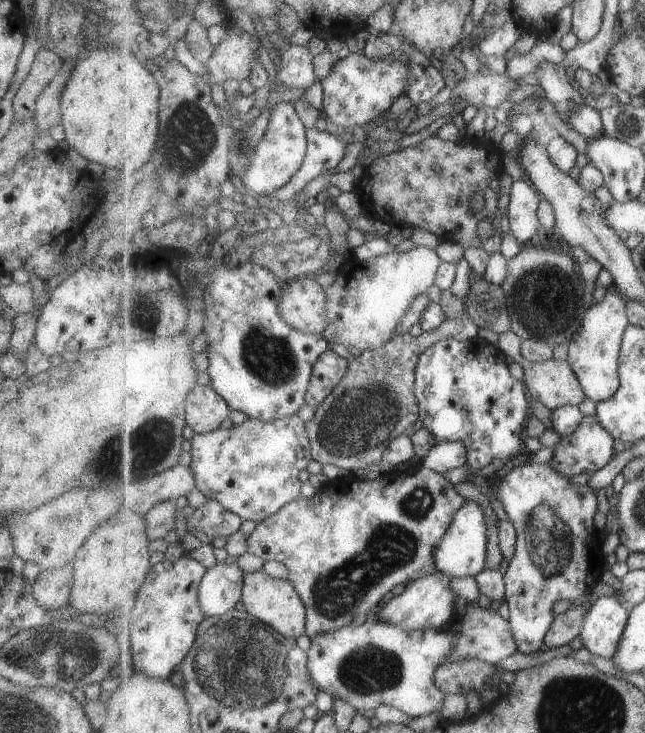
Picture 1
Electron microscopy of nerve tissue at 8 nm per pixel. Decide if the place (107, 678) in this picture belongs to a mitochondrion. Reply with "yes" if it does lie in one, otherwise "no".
no

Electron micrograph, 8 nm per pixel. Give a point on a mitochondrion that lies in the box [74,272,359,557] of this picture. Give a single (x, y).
(144, 449)

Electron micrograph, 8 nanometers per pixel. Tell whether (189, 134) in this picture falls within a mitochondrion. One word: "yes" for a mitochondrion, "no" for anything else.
yes

